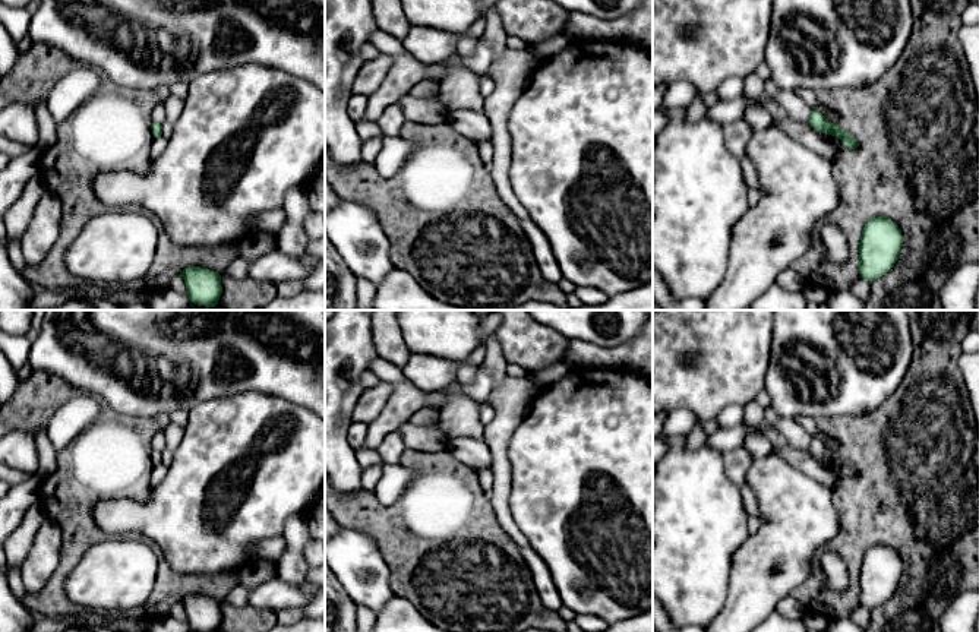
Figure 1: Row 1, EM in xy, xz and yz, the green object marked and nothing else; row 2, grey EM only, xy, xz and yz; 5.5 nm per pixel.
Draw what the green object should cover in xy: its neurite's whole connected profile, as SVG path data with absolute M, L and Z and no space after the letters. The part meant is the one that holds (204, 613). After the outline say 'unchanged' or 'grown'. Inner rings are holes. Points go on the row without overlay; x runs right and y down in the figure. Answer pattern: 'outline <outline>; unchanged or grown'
outline M189 594L180 600L187 625L195 632L218 632L222 622L221 603L200 594Z; unchanged

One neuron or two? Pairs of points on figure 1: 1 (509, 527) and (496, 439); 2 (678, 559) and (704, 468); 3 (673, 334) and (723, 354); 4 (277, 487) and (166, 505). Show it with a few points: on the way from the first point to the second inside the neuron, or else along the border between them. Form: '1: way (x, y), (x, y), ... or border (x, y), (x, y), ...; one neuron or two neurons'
1: way (501, 505), (499, 461); one neuron
2: way (678, 537), (678, 523), (684, 517), (688, 490); one neuron
3: way (685, 334), (695, 334), (711, 350); one neuron
4: way (249, 511), (220, 539), (208, 534), (193, 521); one neuron

